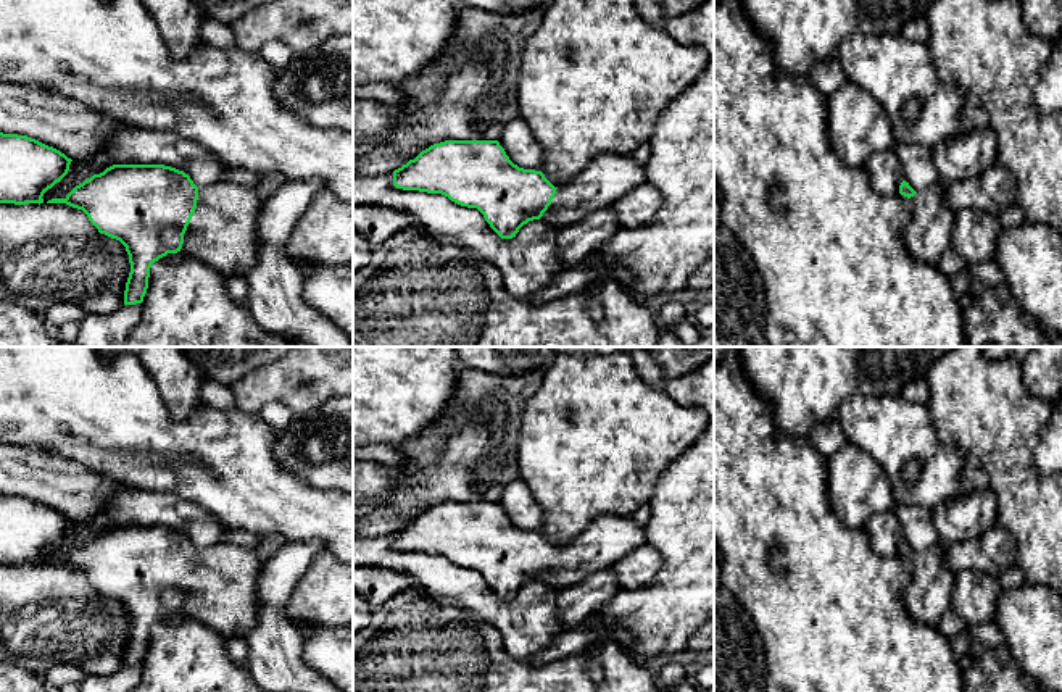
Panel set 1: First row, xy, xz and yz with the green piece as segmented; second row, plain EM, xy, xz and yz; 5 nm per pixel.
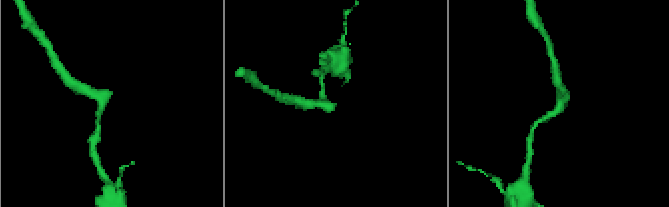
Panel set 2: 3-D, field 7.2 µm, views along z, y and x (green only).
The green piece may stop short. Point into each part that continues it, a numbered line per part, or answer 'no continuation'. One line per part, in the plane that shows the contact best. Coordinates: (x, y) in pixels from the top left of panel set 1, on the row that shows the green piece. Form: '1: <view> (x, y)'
1: xy (221, 233)

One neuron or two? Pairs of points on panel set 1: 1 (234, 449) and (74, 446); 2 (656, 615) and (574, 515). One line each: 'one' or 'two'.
1: one
2: two

